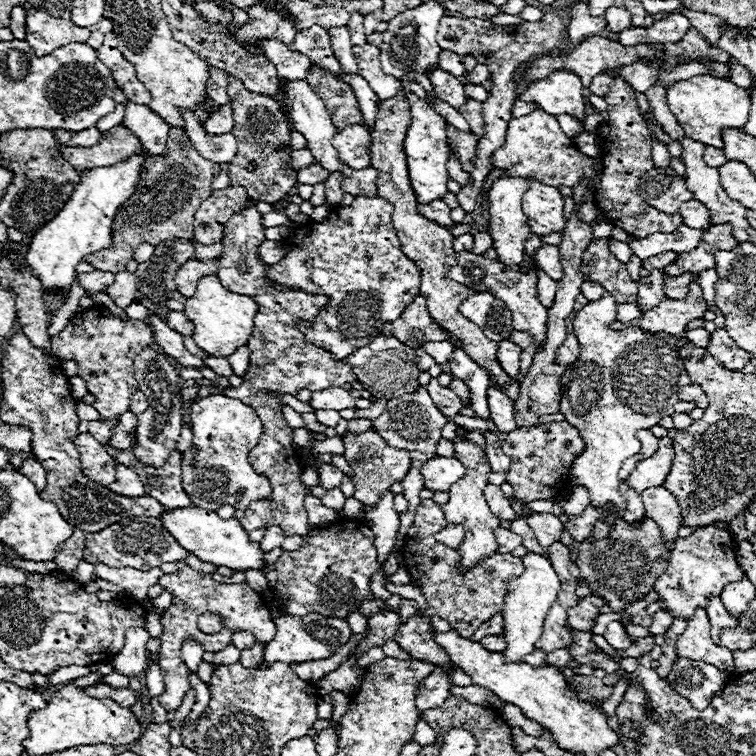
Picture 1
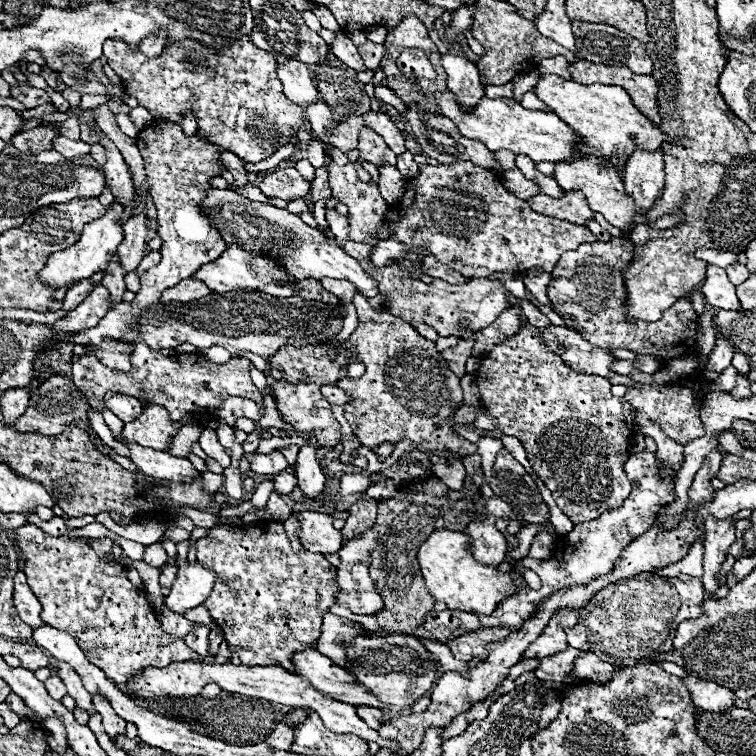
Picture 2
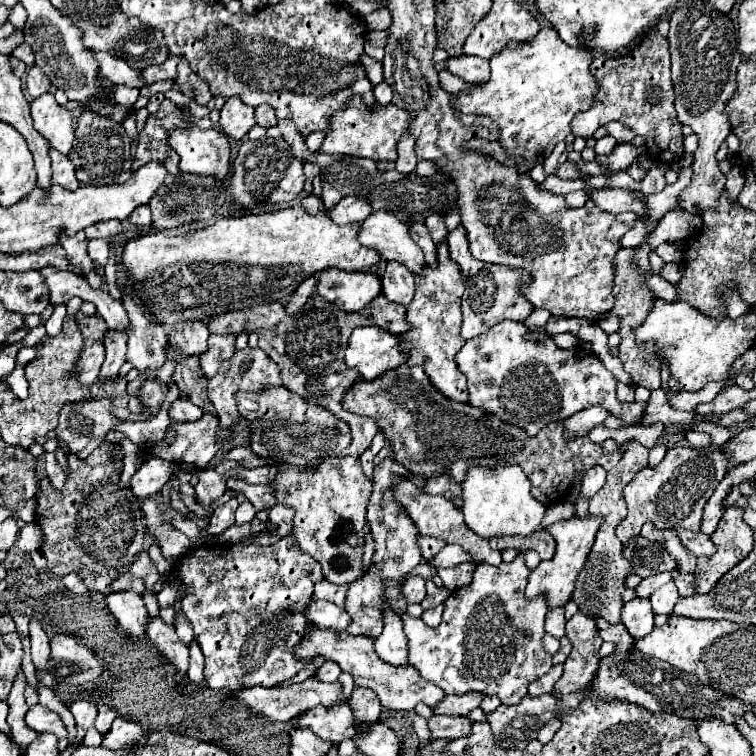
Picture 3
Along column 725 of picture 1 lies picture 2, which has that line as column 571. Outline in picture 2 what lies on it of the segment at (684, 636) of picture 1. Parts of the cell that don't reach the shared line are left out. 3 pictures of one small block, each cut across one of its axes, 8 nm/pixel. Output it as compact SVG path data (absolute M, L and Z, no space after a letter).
M568 648L562 652L556 652L554 656L544 656L544 658L536 658L540 662L540 666L534 670L538 674L538 678L548 682L548 688L556 682L562 682L562 678L566 678L572 668L574 668L574 660L578 656L582 656L586 650L580 648Z

